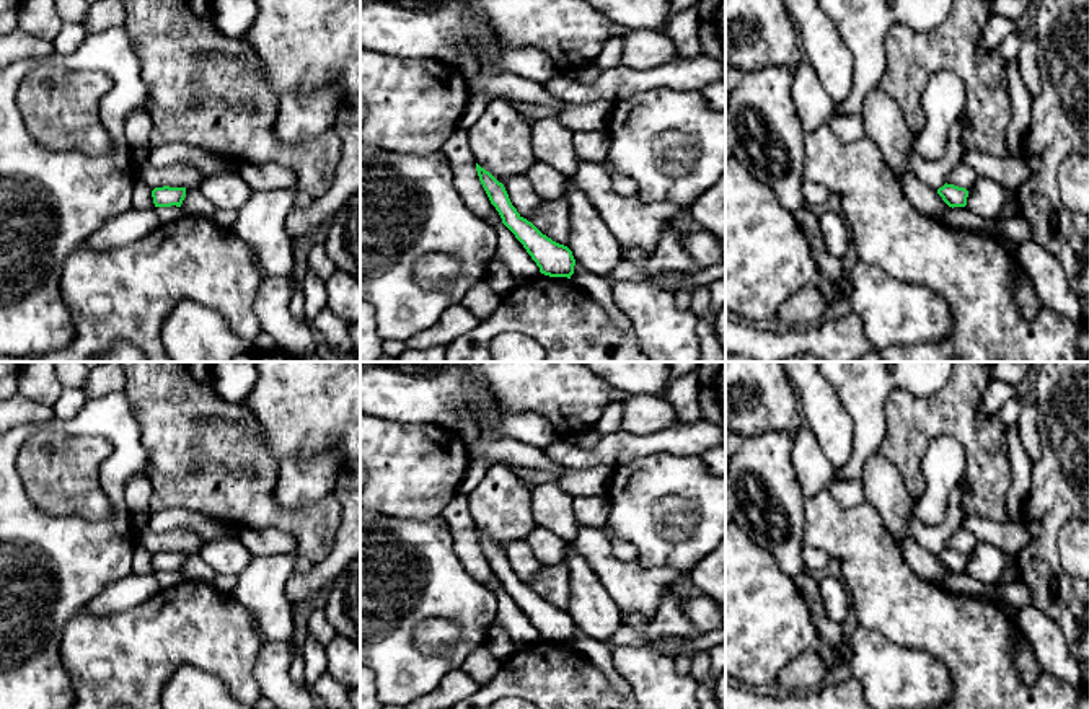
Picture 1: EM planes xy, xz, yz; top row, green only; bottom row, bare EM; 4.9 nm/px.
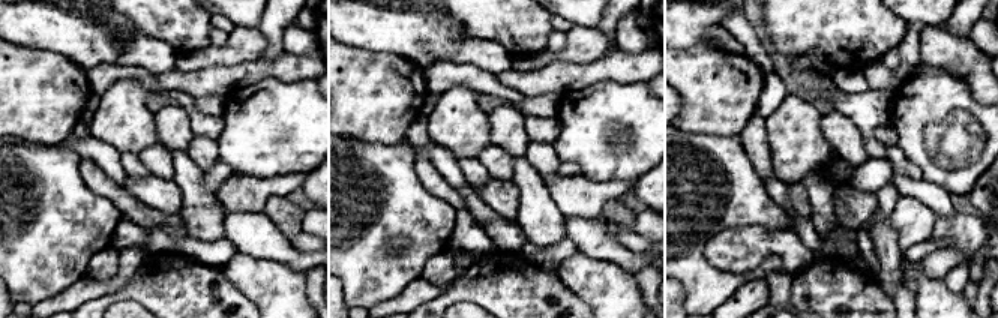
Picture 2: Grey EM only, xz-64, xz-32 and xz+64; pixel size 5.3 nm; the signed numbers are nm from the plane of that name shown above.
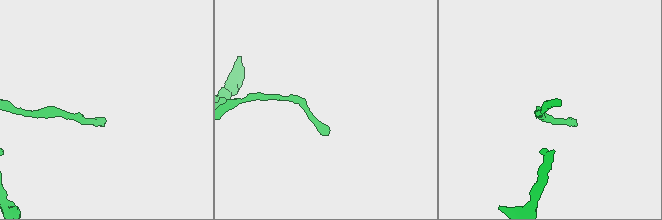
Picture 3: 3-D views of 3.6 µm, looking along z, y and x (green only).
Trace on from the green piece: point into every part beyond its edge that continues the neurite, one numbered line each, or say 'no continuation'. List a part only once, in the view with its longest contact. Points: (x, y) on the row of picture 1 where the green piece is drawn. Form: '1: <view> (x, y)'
no continuation

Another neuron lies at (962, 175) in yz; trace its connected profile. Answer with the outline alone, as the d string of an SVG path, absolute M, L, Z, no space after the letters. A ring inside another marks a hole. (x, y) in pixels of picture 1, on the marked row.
M963 161L954 166L947 174L947 184L970 189L975 186L978 174Z

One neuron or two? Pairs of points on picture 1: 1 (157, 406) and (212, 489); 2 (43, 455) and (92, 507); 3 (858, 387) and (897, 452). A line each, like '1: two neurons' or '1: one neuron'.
1: one neuron
2: one neuron
3: two neurons

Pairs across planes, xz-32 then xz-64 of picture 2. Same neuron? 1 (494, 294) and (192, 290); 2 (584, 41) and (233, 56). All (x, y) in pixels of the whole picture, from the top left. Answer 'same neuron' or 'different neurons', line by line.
1: same neuron
2: same neuron

